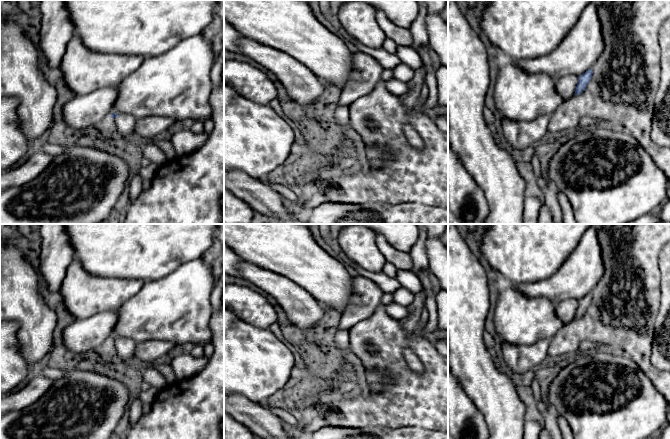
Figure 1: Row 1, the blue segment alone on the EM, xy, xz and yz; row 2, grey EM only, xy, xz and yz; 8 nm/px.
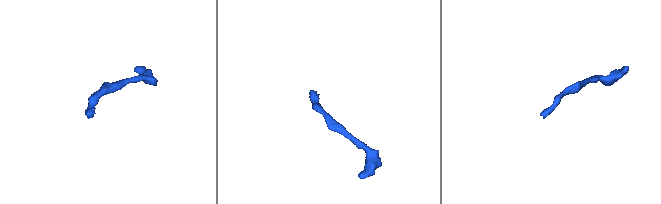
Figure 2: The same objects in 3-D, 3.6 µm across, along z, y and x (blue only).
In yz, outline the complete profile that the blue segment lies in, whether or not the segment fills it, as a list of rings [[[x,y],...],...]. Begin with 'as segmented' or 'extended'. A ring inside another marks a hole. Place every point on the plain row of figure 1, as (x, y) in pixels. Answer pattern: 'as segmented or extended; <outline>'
extended; [[[592,292],[580,300],[569,299],[555,305],[555,312],[561,322],[565,325],[573,319],[581,318],[587,311],[593,299]]]

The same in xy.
extended; [[[118,310],[100,312],[89,318],[77,319],[63,330],[63,342],[73,353],[85,353],[119,339],[113,336],[118,320]]]

